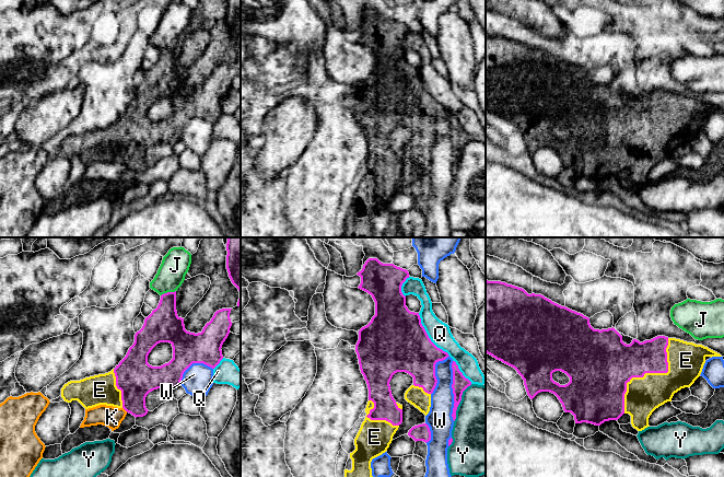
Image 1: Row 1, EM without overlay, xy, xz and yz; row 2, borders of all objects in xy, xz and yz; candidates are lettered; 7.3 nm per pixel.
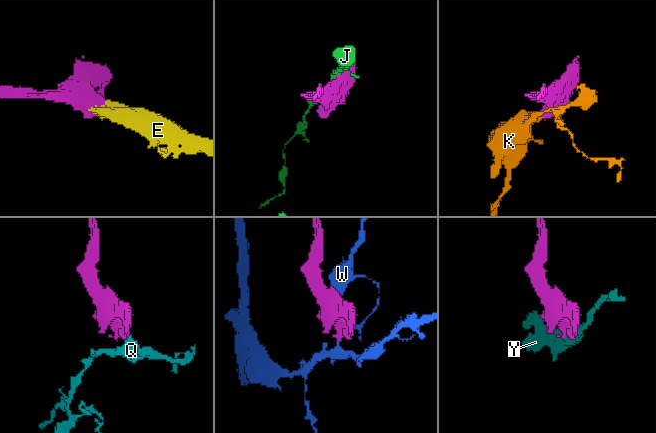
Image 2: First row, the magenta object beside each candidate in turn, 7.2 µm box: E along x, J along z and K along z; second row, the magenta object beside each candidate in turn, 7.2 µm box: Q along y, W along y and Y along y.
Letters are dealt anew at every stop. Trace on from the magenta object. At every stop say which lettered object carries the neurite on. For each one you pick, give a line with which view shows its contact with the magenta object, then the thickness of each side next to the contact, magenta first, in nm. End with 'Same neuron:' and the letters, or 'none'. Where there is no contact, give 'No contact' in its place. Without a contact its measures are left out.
E: Touches magenta in yz. Thickness 320 nm (magenta) against 260 nm
Same neuron: E

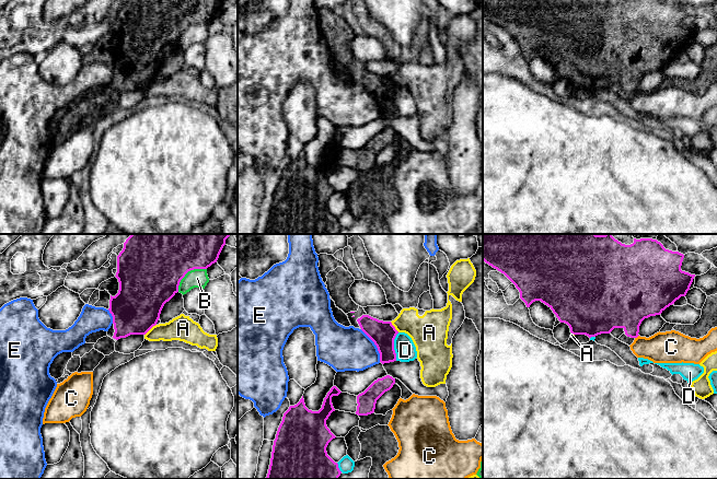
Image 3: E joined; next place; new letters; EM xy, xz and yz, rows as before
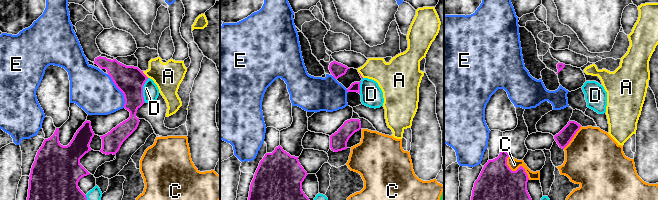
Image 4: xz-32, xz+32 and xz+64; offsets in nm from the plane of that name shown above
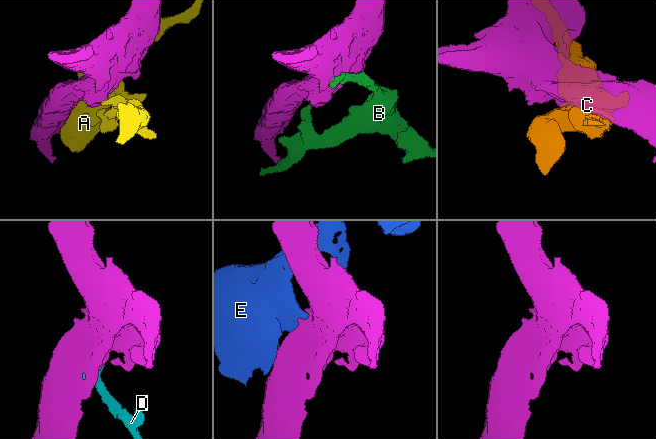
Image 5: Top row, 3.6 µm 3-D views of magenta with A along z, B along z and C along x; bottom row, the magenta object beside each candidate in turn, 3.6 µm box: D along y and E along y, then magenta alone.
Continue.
Same neuron: none

